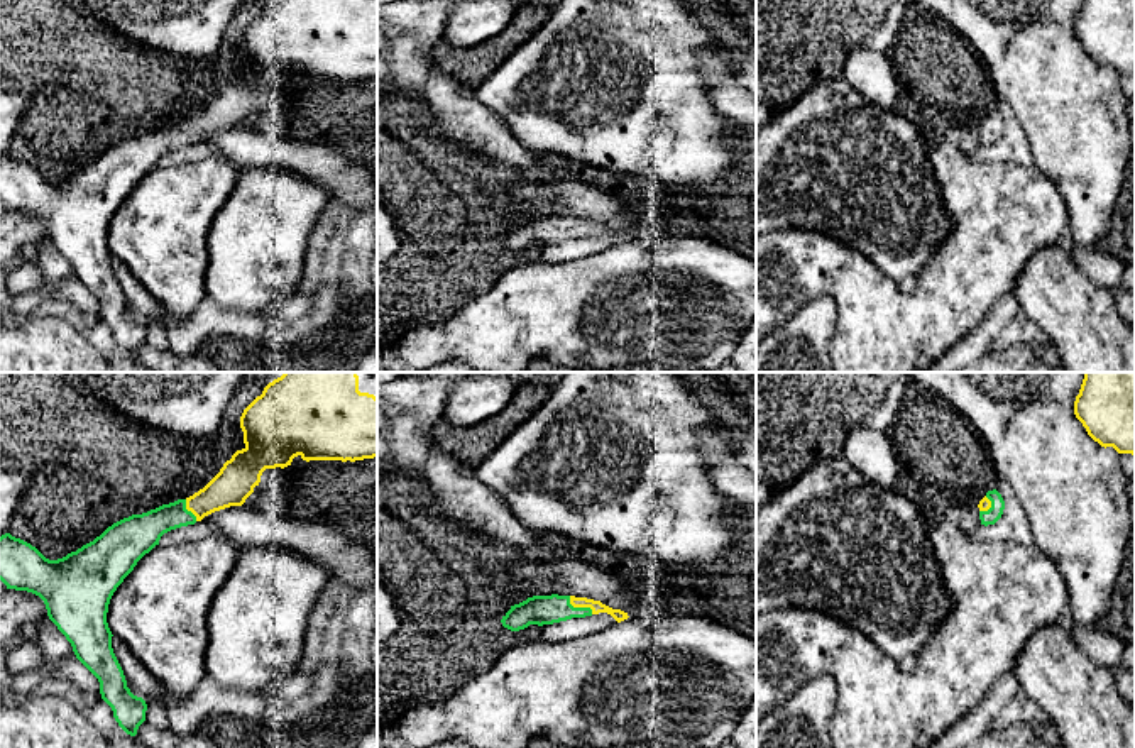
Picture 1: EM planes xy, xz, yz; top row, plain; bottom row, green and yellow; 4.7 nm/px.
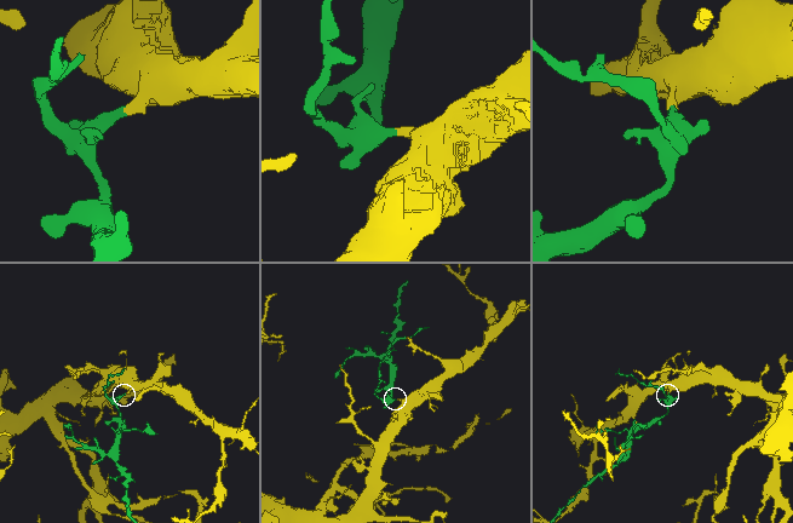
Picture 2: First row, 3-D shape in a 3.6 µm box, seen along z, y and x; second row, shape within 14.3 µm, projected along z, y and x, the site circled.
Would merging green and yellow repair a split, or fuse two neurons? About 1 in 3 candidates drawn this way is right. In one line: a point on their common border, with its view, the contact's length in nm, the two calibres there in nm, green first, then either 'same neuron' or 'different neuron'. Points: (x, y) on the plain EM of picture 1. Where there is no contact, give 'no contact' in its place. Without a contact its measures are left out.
meets green in xz at (579, 229); contact 150 nm long; 140 nm thick on the green side, 60 nm on the other; same neuron

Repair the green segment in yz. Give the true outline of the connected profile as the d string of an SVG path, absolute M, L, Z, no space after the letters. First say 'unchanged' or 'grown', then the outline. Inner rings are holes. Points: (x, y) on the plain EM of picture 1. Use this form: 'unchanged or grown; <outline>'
grown; M993 110L986 113L986 117L979 122L978 129L979 129L981 146L988 147L995 146L1001 139L1005 130L1005 122L1001 115L996 110Z

